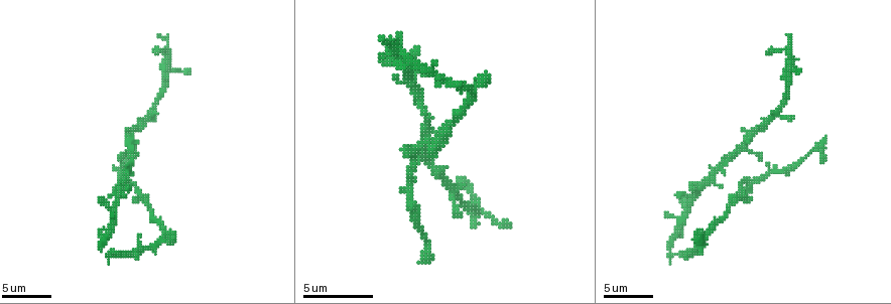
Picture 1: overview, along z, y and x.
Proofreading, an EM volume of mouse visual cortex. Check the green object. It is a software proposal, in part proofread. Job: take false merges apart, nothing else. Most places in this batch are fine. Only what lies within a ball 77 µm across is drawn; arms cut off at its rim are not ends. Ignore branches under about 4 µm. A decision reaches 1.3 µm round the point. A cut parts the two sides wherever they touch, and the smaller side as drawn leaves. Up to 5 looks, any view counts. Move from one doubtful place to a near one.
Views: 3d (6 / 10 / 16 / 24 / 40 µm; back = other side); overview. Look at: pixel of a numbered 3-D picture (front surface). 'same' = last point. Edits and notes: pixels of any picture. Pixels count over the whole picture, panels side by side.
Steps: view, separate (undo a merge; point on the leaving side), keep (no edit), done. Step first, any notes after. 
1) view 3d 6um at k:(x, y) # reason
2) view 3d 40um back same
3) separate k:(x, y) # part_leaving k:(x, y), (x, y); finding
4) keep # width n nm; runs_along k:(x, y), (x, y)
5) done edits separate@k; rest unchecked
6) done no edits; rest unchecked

view 3d 6um at 1:(425, 239) # thick turns thin

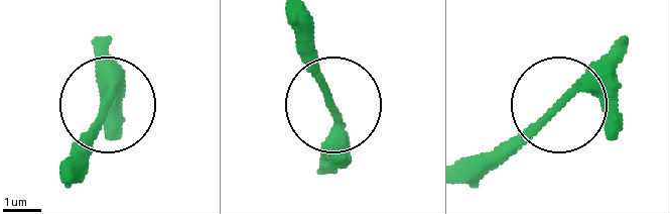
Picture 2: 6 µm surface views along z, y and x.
keep # width 250 nm; runs_along 2:(470, 180), (546, 112), (584, 93), (600, 102), (611, 137); one neuron here

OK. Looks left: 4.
view 3d 16um at 1:(431, 141)

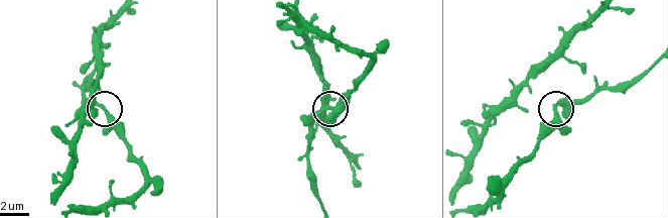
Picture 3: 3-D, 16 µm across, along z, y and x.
keep # width 260 nm; runs_along 3:(298, 12), (371, 61), (368, 74), (310, 130); continuous, no second neuron

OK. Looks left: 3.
view 3d 16um at 1:(791, 58) # two arms in line, one across

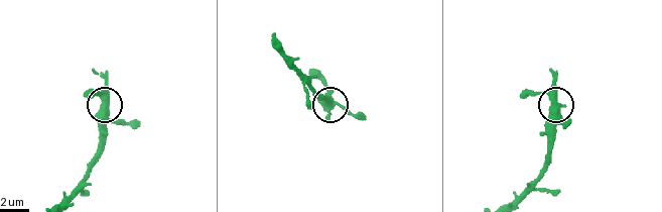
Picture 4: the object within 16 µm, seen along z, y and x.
keep # width 470 nm; continuous, no second neuron

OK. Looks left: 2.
done no edits; rest unchecked

